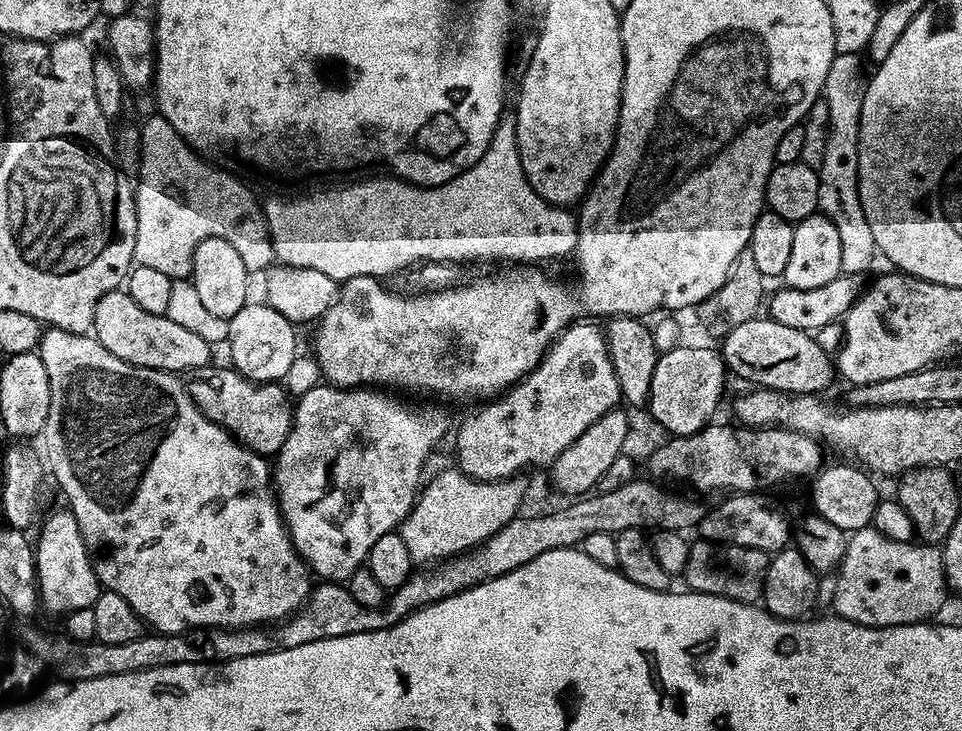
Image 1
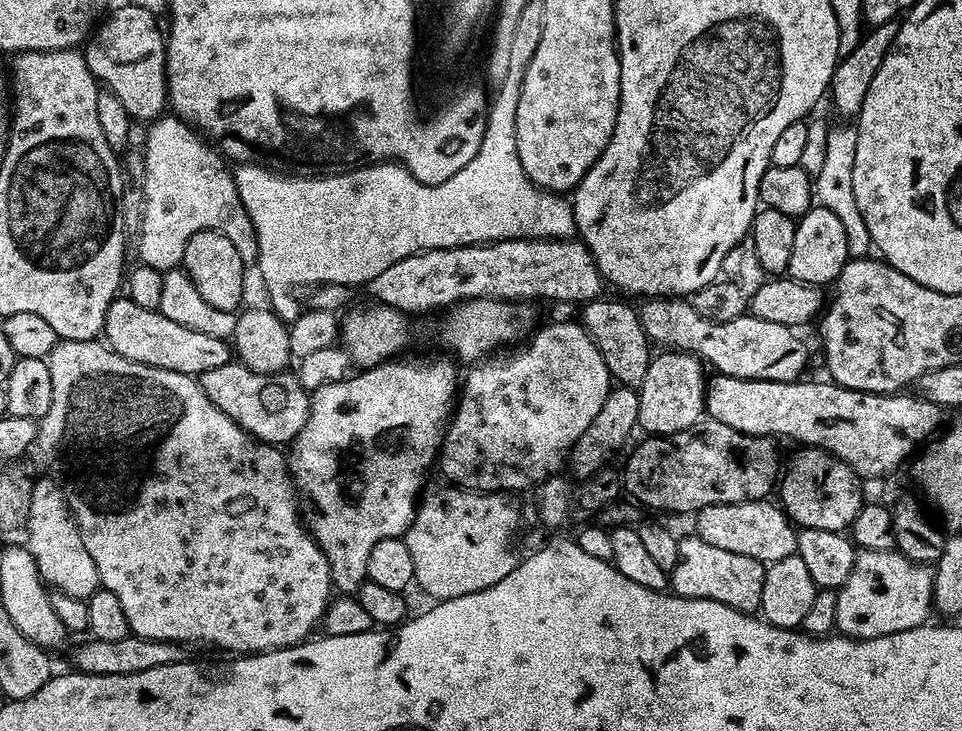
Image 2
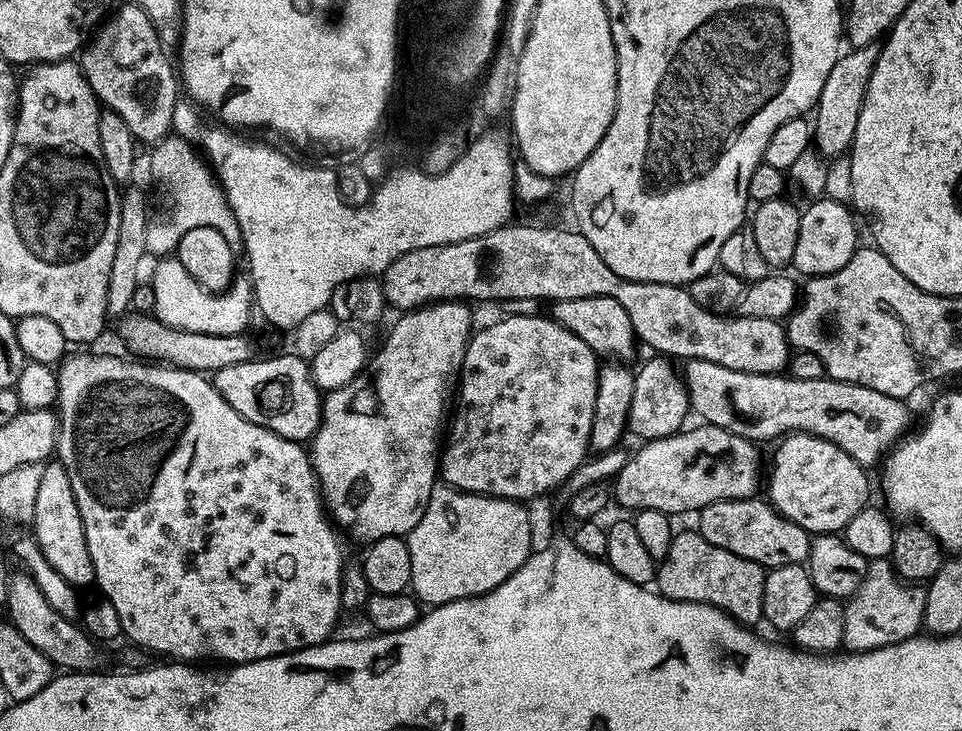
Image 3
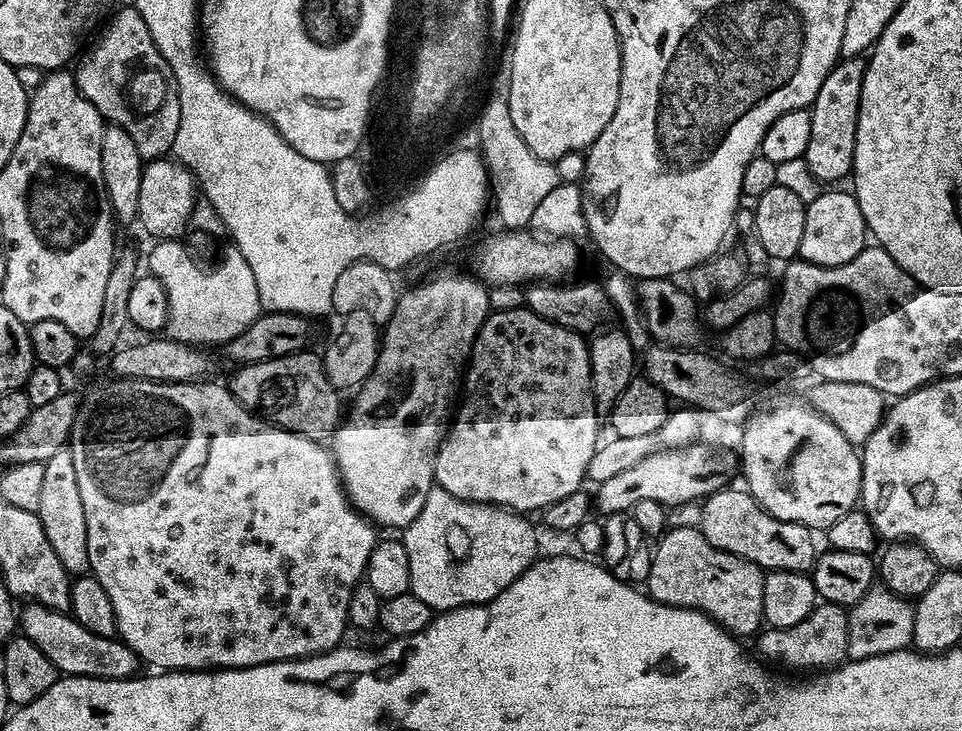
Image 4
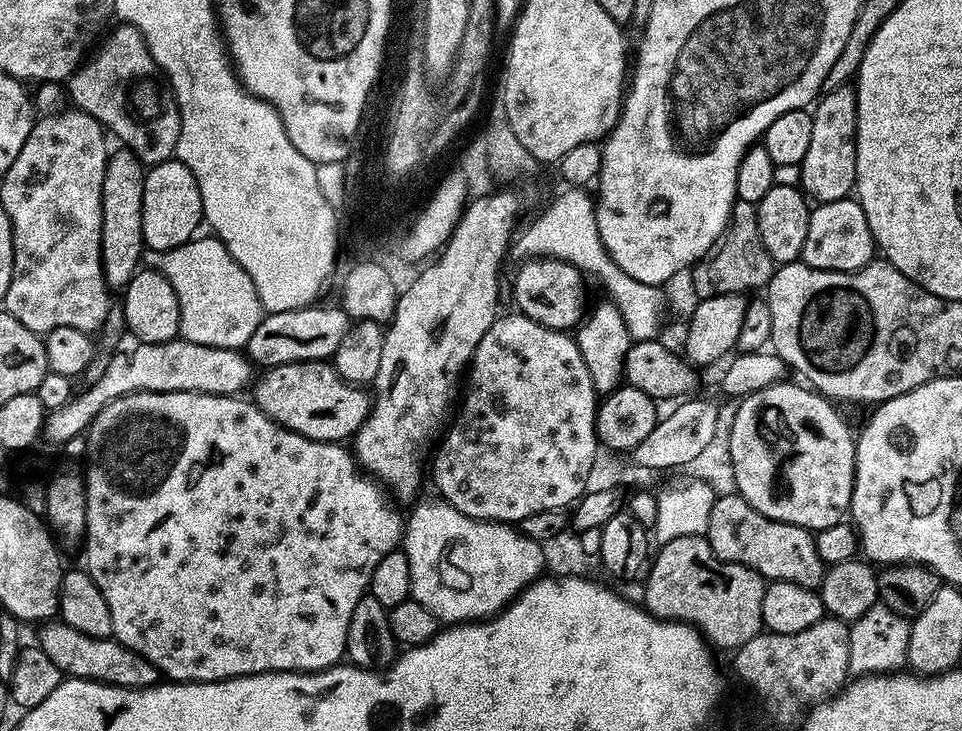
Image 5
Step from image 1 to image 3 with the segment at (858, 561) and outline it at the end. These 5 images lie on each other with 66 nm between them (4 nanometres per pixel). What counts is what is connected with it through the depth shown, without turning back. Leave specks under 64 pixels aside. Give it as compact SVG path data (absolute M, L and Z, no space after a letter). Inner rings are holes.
M889 559L871 561L862 586L845 603L842 646L850 652L866 652L917 635L923 627L925 594L926 590L921 585L908 583L897 576Z

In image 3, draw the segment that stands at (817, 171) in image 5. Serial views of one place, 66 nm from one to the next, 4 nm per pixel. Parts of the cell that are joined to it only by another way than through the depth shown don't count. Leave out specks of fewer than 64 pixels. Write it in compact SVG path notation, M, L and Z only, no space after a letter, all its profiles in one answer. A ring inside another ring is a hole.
M879 43L861 48L849 47L834 62L834 70L830 70L826 77L826 86L822 86L822 94L816 99L814 109L814 148L820 156L843 157L851 149L854 130L858 130L858 114L862 114L862 102L879 53Z

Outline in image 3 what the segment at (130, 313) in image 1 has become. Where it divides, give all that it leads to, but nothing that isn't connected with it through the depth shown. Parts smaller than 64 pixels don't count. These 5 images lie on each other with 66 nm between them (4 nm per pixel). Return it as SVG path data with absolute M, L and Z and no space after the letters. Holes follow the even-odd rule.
M128 314L119 321L120 336L132 353L152 362L163 362L174 368L187 368L190 372L214 374L222 366L238 366L238 362L253 359L252 344L244 332L238 334L194 334L174 330L157 320L152 314Z

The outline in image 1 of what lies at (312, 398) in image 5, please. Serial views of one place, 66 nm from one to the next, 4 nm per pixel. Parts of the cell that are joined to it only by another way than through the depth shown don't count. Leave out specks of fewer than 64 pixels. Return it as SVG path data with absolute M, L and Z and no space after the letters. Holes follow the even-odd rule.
M215 366L190 368L187 372L183 373L182 379L185 390L190 394L192 401L198 406L198 410L202 414L206 414L206 418L210 418L218 426L225 428L240 443L265 458L275 457L276 453L280 451L280 448L284 445L286 438L290 434L294 417L294 400L283 383L258 384L246 379L246 377L231 366L225 366L225 368L215 368Z

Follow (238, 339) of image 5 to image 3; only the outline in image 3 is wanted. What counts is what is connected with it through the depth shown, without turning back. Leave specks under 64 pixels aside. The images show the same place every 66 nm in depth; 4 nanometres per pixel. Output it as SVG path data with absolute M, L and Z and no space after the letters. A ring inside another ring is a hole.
M177 258L155 261L150 285L153 290L154 315L174 330L194 334L238 334L247 329L248 319L254 316L254 293L247 279L236 278L223 292L208 292Z

